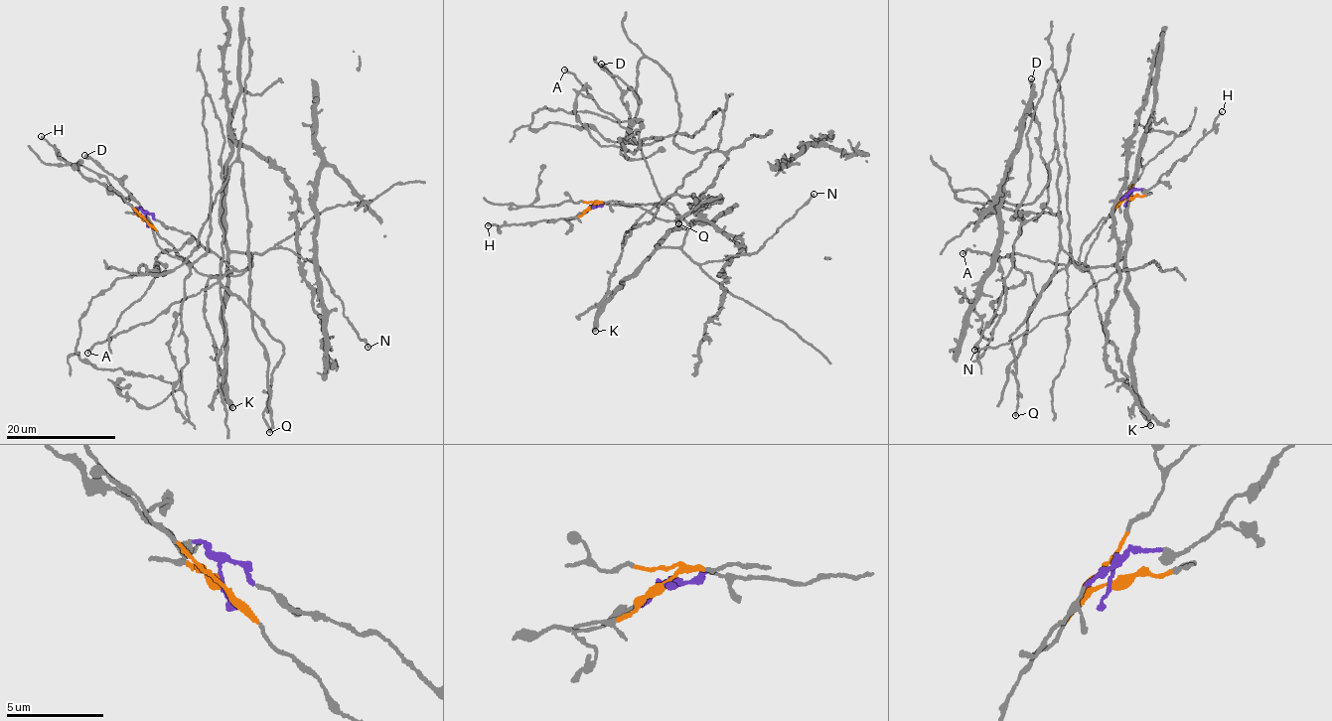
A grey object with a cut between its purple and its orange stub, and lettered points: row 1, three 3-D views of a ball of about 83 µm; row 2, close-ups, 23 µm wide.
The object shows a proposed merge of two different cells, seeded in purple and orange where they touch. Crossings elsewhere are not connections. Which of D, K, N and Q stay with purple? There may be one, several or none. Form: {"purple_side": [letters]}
{"purple_side": ["K", "N"]}

